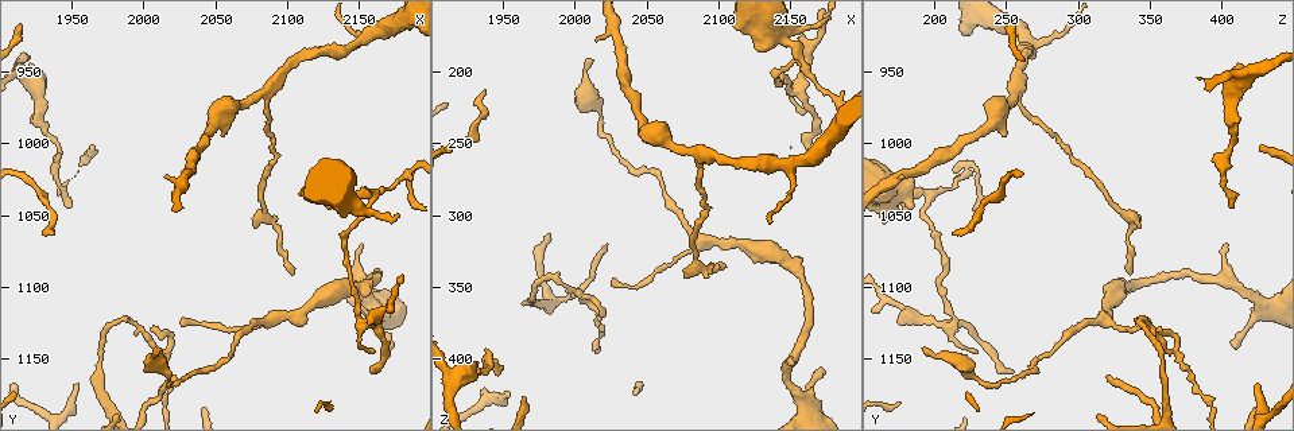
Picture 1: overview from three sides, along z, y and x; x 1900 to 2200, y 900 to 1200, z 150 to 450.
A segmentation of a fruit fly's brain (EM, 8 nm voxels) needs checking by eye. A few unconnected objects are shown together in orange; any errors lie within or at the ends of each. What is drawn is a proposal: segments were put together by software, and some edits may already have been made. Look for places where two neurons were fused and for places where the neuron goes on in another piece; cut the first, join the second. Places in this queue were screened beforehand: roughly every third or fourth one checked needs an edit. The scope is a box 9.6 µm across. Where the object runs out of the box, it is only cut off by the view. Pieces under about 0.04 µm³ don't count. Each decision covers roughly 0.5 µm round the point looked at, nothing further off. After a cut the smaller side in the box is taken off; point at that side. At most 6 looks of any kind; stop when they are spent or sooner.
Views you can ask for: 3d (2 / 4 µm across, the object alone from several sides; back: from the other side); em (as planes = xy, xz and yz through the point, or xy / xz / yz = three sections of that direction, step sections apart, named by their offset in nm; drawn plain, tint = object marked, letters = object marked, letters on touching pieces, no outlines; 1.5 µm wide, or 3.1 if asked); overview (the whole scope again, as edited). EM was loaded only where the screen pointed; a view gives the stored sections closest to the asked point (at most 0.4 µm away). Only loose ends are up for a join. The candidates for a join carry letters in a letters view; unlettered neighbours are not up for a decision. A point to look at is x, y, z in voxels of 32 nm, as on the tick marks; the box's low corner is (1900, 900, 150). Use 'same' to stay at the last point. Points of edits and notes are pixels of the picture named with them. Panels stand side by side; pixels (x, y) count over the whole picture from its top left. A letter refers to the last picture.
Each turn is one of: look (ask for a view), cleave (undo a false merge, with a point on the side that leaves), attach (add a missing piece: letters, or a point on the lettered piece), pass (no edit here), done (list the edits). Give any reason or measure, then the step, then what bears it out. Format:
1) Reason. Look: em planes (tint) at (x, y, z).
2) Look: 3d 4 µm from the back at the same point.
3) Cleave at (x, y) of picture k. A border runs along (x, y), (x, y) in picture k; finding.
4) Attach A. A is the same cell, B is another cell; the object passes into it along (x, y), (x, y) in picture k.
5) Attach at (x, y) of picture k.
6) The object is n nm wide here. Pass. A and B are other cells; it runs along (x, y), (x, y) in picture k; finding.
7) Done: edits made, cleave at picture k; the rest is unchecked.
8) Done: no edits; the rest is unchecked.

Free end. Look: em xy step 8 (tint) at (2154, 1072, 400).

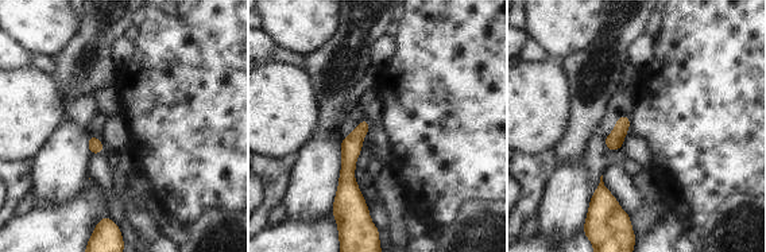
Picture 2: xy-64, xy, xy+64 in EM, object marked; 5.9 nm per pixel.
Cut it another way. Look: em planes (letters) at the same point.

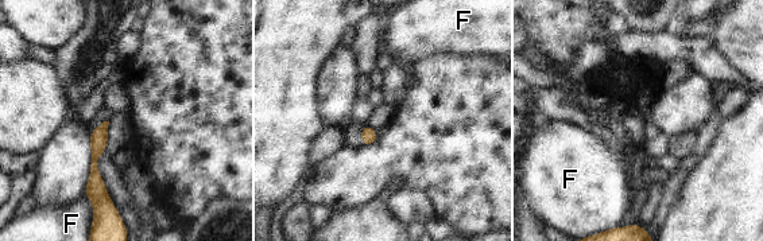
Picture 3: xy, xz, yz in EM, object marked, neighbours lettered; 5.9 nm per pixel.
The longest contact is with F, 120 nm. Pass. F is another cell; a border runs along (84, 194), (92, 202), (93, 210) in picture 3; no lettered piece goes on from it.

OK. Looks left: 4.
Abrupt turn. Look: em xy step 4 (letters) at (1980, 1126, 342).

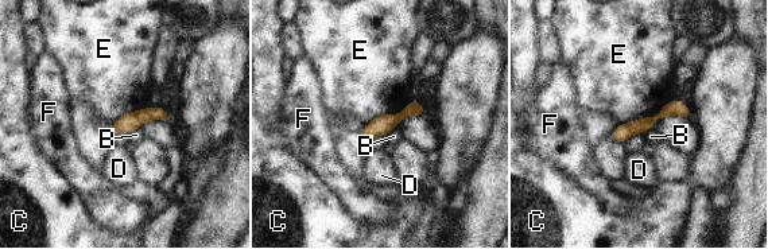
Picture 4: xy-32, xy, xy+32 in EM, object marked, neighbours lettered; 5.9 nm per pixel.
The longest contact is with E, 280 nm. Cleave at (415, 107) of picture 4. B, C, D, E and F are other cells; a border runs along (402, 112), (406, 116) in picture 4; a second neuron is stuck on.

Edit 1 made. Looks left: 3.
Look: overview.

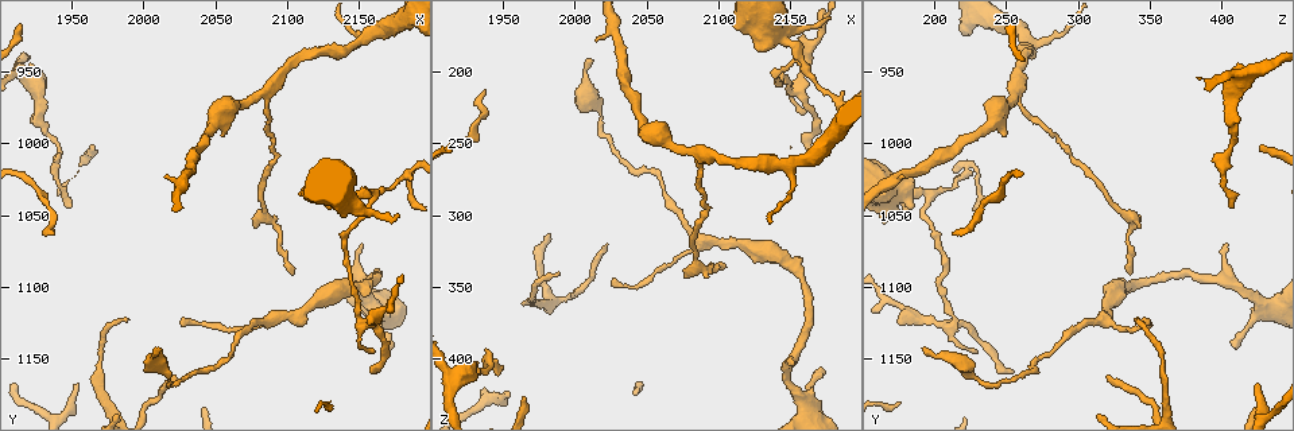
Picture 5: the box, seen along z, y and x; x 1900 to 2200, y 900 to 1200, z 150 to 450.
An open end. Look: em yz step 8 (tint) at (2014, 1024, 180).

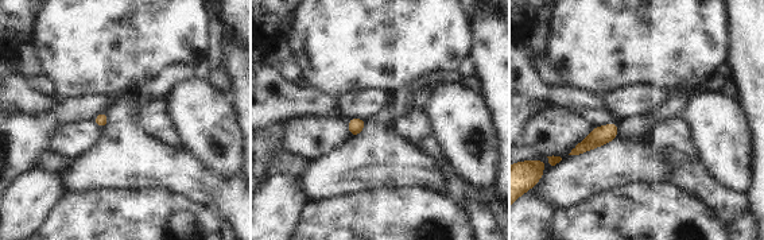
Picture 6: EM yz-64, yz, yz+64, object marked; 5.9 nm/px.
Another direction. Look: em planes (letters) at the same point.

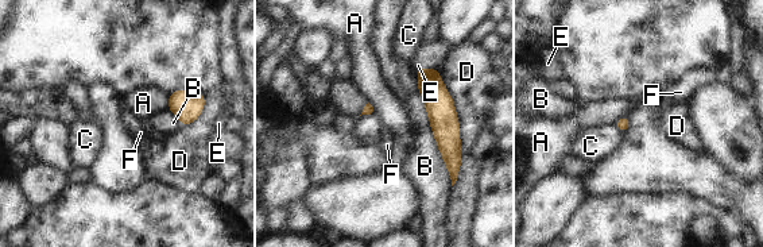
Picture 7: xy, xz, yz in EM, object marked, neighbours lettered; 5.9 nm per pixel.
Pass. A, B, C, D, E and F are other cells; a border runs along (615, 126), (624, 132) in picture 7; no lettered piece goes on from it.

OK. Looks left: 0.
Done: edits made, cleave at picture 4; the rest is unchecked.

